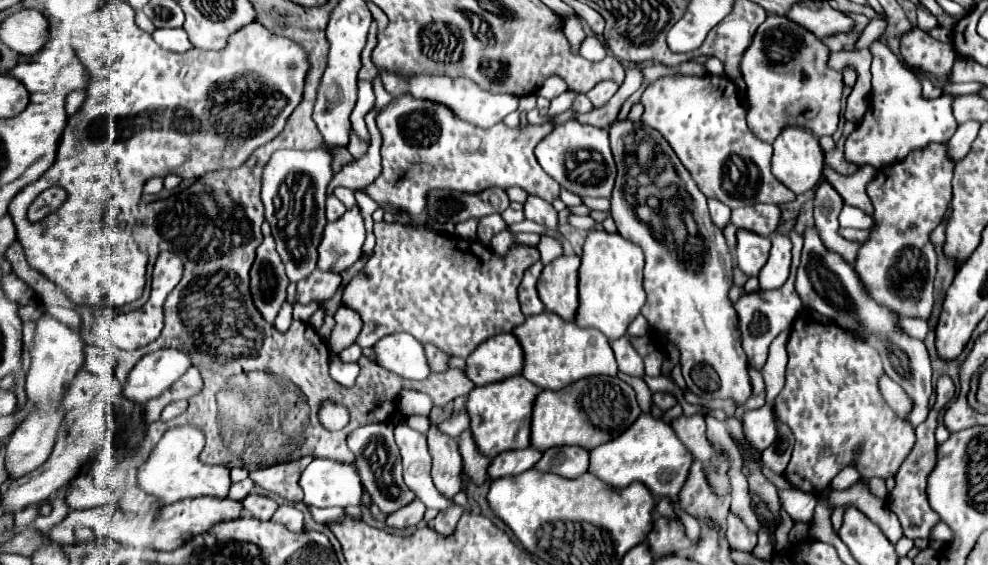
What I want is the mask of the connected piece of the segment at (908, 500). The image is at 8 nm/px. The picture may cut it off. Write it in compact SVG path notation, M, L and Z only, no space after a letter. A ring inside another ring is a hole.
M942 375L936 383L936 405L934 409L930 411L928 419L916 427L916 445L912 447L912 453L908 453L908 457L904 459L904 463L900 465L900 469L896 471L894 479L896 479L896 487L890 491L890 497L888 497L888 507L890 511L896 513L896 517L900 519L902 523L902 531L904 531L904 537L910 537L910 539L916 539L916 537L924 537L928 539L928 533L930 529L940 521L940 517L930 509L928 505L928 497L926 497L926 477L930 473L930 469L934 467L934 461L936 461L936 441L934 441L934 429L936 429L936 415L938 415L938 409L944 407L952 397L954 397L954 391L956 391L956 385L952 381L950 375Z

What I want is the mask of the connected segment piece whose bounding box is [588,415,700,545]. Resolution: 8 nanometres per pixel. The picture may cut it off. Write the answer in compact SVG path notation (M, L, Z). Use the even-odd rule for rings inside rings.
M640 415L636 419L636 423L632 427L628 427L620 437L590 451L588 471L612 487L628 487L630 483L640 481L650 489L650 493L654 497L670 497L680 521L686 527L690 541L696 545L696 541L700 541L700 521L690 517L688 513L680 511L678 497L676 497L686 481L690 463L692 463L690 451L676 437L674 429L668 423L664 423L662 419L656 419L652 415Z

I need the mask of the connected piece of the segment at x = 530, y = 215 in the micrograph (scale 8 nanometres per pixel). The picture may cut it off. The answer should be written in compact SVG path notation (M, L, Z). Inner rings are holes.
M530 195L524 203L524 215L526 215L526 219L530 219L534 223L544 225L552 233L558 233L558 213L552 207L552 203Z

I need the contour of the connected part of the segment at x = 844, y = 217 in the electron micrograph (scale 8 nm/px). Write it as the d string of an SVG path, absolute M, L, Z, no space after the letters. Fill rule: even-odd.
M844 205L840 213L840 227L854 227L854 229L870 229L874 223L872 217L868 217L864 211Z

